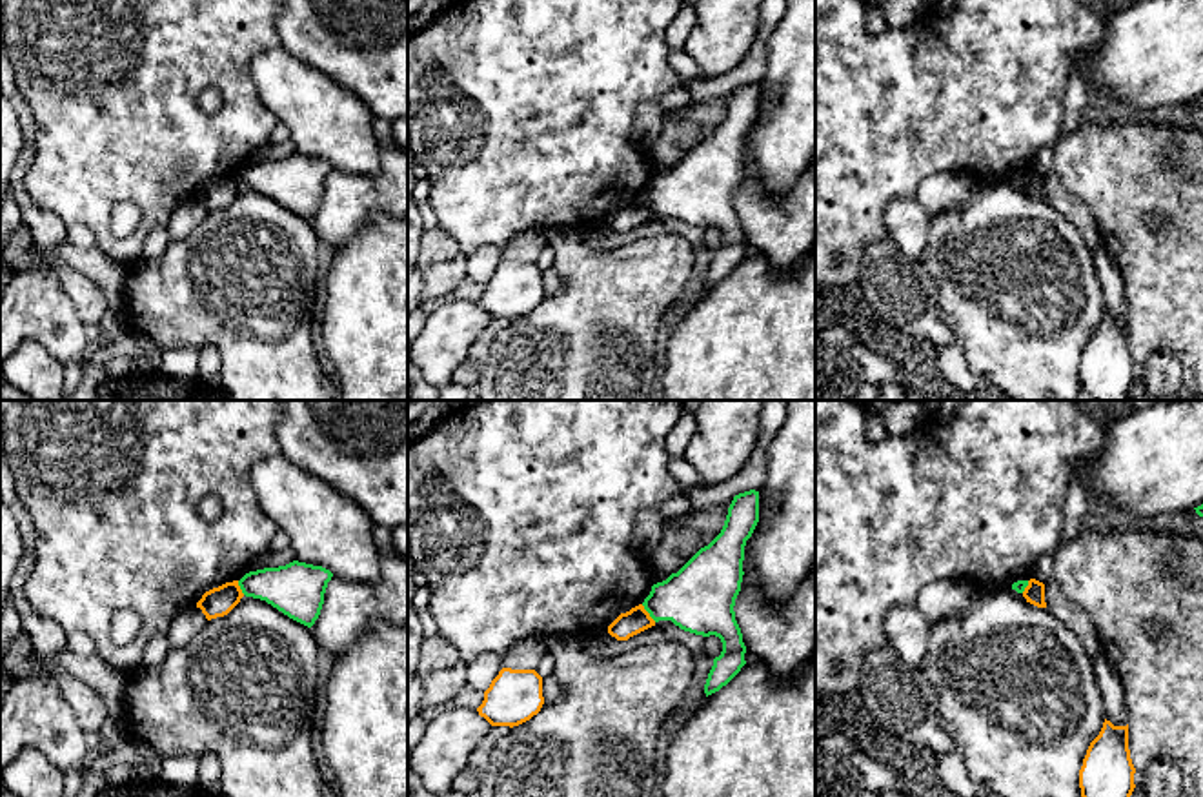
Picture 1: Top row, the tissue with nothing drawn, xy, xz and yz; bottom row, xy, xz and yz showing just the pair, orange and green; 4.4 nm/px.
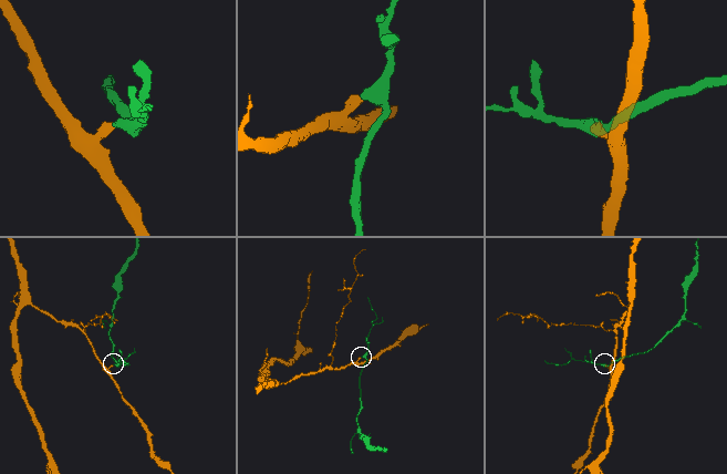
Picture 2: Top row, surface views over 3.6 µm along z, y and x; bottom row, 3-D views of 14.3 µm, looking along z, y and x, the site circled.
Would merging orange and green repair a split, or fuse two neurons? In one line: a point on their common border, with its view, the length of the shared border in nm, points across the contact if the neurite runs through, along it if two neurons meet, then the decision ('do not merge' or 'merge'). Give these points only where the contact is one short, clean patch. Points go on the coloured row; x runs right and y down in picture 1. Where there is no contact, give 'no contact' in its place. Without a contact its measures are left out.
xz (648, 614) | 100 nm | along xz (641, 605), (656, 621) | do not merge

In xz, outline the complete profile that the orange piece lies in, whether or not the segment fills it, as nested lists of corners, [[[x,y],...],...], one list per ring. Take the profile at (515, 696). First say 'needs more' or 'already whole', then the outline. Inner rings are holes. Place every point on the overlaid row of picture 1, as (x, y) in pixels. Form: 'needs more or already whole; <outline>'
already whole; [[[502,668],[477,708],[491,726],[519,726],[544,704],[542,677],[535,670]]]

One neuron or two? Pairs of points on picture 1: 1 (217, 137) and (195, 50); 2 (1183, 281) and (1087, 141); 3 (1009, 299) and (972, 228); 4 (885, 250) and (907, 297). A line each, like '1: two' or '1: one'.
1: one
2: one
3: one
4: one

